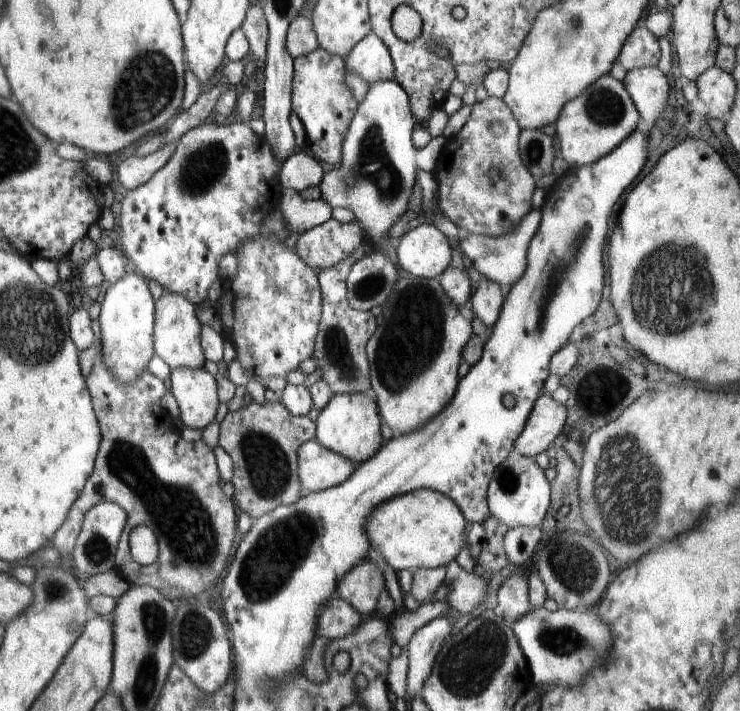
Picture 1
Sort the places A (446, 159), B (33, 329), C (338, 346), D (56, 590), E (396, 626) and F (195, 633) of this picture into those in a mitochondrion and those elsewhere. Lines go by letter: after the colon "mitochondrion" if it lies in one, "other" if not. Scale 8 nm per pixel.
A: other
B: mitochondrion
C: mitochondrion
D: mitochondrion
E: other
F: mitochondrion

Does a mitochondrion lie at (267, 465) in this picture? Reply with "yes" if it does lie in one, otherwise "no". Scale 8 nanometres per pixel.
yes

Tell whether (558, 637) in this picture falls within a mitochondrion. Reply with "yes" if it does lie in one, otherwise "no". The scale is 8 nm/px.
yes

